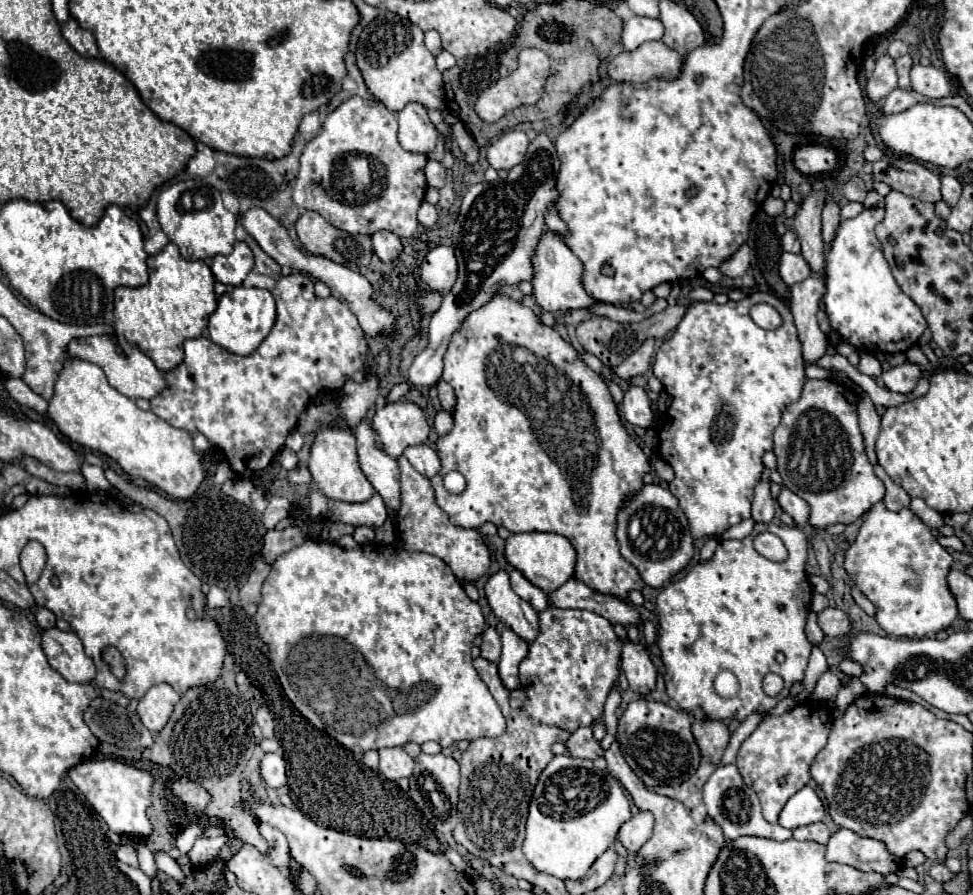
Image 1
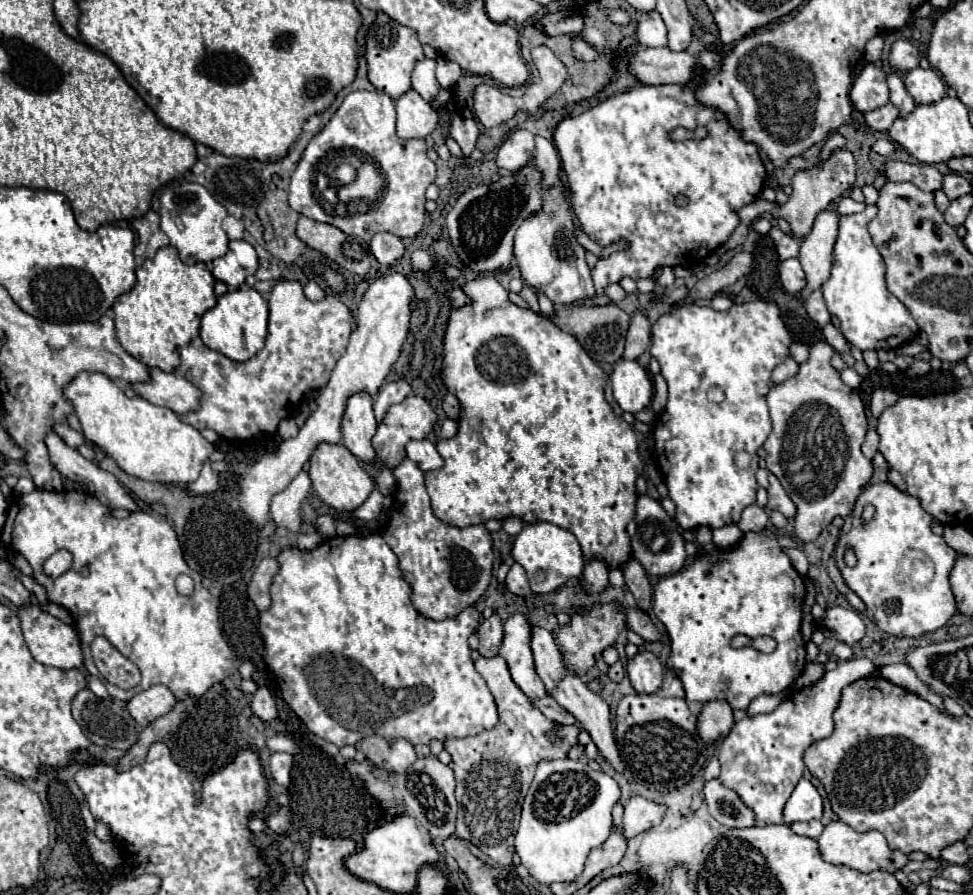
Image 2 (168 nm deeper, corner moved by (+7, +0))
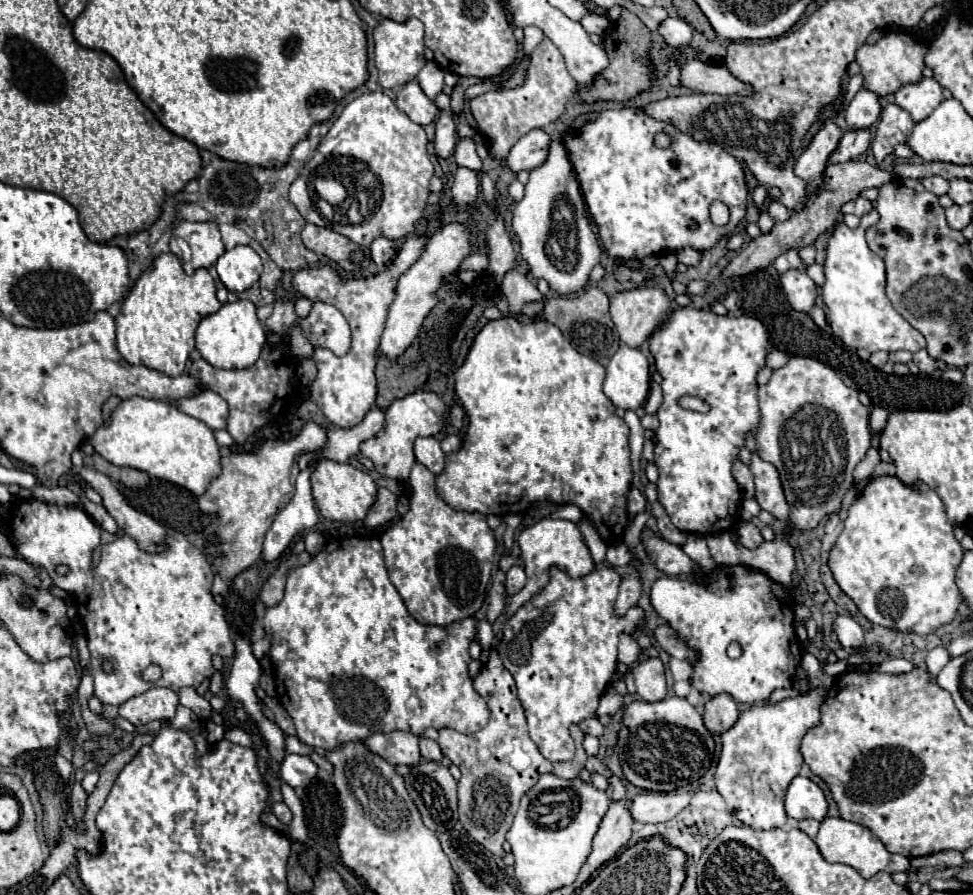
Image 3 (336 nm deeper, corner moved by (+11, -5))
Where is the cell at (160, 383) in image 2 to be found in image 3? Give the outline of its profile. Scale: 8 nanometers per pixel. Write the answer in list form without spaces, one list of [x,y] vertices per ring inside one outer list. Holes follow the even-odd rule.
[[[198,390],[194,398],[178,398],[178,402],[172,402],[182,410],[184,414],[198,418],[212,430],[222,430],[226,428],[226,418],[228,418],[228,404],[214,394],[212,390]]]

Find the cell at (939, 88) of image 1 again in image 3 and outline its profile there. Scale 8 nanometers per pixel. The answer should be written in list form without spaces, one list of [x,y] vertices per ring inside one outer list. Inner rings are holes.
[[[922,78],[920,82],[902,86],[896,94],[896,104],[908,110],[914,122],[924,120],[932,114],[932,110],[944,100],[942,86],[934,78]]]

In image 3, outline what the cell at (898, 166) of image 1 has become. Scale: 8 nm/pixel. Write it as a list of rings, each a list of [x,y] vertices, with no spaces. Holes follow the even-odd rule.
[[[930,176],[930,178],[922,178],[920,180],[922,186],[930,192],[934,192],[936,196],[942,196],[948,192],[948,180],[944,180],[942,176]]]

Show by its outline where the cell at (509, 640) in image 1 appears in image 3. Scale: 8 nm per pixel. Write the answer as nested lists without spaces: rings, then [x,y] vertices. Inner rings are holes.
[[[598,566],[594,572],[582,578],[570,578],[558,568],[550,570],[550,584],[530,602],[520,606],[514,616],[504,624],[504,638],[498,644],[498,656],[518,686],[518,698],[524,706],[530,738],[538,744],[544,758],[550,762],[562,762],[574,758],[574,742],[570,738],[570,724],[592,718],[598,700],[610,684],[616,670],[616,648],[620,634],[632,634],[642,624],[642,608],[632,606],[620,620],[614,616],[614,600],[618,594],[620,576],[610,566]]]

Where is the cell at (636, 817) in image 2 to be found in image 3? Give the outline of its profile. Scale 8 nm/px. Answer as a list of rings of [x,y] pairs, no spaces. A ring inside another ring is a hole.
[[[642,792],[630,804],[630,814],[640,824],[658,824],[672,820],[682,808],[690,804],[689,792]]]

